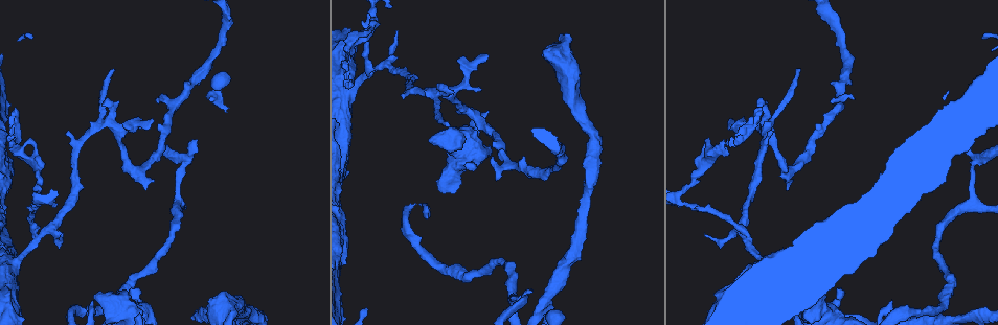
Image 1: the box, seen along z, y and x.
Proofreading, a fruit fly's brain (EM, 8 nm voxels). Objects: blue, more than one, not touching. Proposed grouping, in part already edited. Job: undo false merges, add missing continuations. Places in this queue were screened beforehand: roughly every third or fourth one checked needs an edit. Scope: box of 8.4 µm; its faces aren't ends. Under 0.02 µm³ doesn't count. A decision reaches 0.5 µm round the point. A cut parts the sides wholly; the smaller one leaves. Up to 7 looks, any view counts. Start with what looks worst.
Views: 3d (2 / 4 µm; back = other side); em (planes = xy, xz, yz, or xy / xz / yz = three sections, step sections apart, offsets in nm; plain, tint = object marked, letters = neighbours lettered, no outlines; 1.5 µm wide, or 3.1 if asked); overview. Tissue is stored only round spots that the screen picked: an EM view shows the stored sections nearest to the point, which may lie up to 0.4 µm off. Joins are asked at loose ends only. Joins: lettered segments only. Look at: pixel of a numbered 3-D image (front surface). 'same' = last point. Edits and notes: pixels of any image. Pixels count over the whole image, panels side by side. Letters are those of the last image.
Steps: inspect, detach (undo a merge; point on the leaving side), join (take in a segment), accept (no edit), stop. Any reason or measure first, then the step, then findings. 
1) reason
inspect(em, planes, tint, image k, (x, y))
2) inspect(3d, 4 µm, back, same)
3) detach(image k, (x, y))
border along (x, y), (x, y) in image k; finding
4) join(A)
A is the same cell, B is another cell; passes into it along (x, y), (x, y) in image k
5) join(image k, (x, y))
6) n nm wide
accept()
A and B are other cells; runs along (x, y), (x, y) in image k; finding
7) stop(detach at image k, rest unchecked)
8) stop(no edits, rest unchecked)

branch stops here
inspect(3d, 4 µm, image 1, (839, 290))

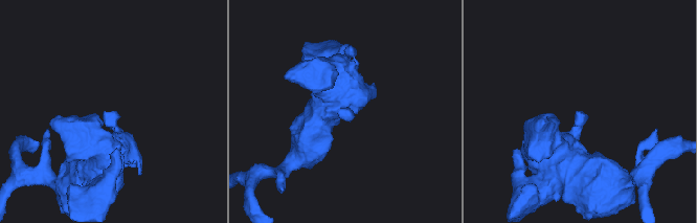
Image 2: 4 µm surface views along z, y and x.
inspect(em, planes, letters, image 2, (105, 113))

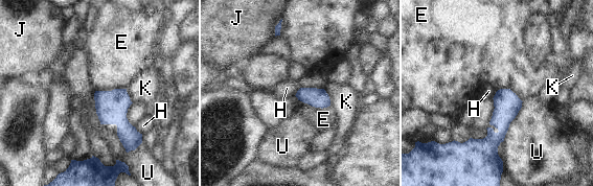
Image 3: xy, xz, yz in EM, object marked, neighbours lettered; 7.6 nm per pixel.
U touches over 360 nm
accept()
E, H, J, K and U are other cells; border along (126, 88), (95, 91) in image 3; no lettered segment goes on from it

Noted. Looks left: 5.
an open end
inspect(em, planes, tint, image 1, (480, 87))

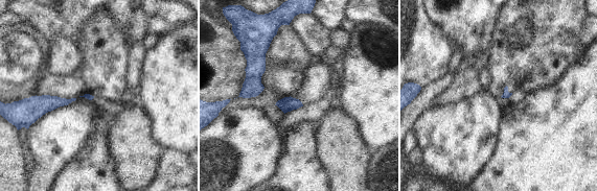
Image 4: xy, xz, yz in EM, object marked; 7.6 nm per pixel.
see the neighbours
inspect(em, planes, letters, same)

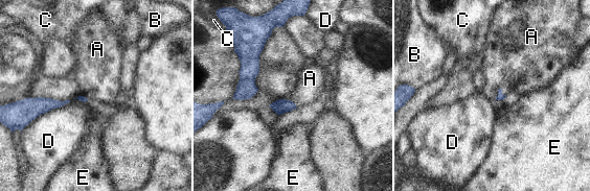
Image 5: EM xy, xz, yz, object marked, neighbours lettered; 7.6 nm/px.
accept()
A, B, C, D and E are other cells; border along (500, 87), (494, 98) in image 5; no lettered segment goes on from it

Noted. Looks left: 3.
abrupt turn
inspect(em, planes, letters, image 1, (374, 9))

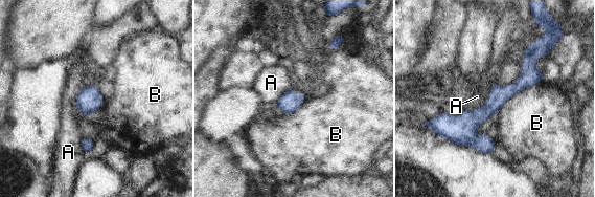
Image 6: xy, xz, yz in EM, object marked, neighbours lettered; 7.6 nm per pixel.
150 nm wide
accept()
A and B are other cells; runs along (538, 55), (477, 117), (436, 122) in image 6; one cell here

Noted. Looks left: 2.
stop(no edits, rest unchecked)

